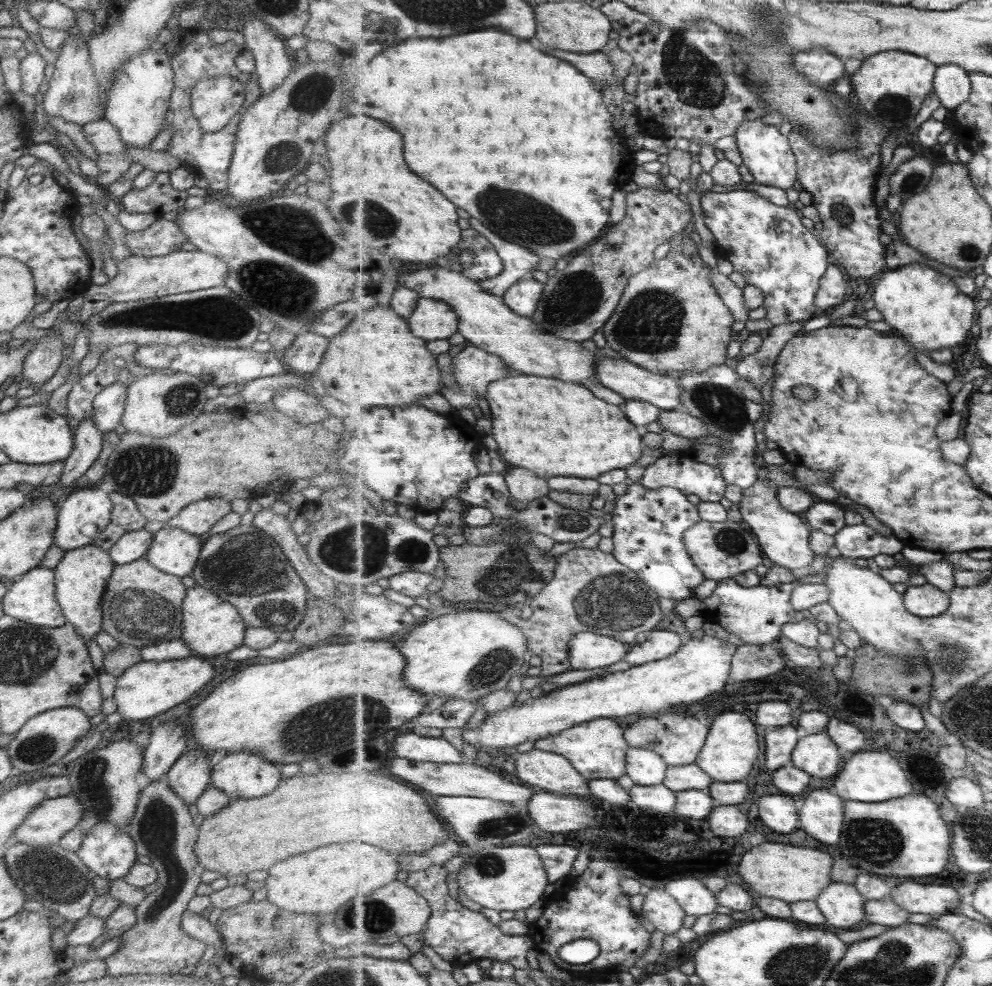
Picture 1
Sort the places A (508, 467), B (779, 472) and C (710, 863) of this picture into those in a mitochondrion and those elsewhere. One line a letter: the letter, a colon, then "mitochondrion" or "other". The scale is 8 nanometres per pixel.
A: other
B: other
C: other

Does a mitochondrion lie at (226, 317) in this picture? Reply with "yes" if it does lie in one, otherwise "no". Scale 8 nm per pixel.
yes

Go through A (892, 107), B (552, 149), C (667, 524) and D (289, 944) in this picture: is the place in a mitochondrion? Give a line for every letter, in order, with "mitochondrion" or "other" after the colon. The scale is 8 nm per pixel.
A: mitochondrion
B: other
C: other
D: mitochondrion

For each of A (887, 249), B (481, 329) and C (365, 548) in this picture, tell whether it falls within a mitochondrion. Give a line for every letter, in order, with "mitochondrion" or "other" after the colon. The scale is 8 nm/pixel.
A: other
B: other
C: mitochondrion

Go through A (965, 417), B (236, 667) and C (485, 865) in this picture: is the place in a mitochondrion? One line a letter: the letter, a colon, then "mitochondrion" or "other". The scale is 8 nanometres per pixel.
A: other
B: other
C: mitochondrion

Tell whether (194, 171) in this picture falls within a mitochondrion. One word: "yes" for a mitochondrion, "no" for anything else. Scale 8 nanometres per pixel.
no

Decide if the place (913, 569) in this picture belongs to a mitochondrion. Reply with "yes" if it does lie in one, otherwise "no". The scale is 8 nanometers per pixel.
no

